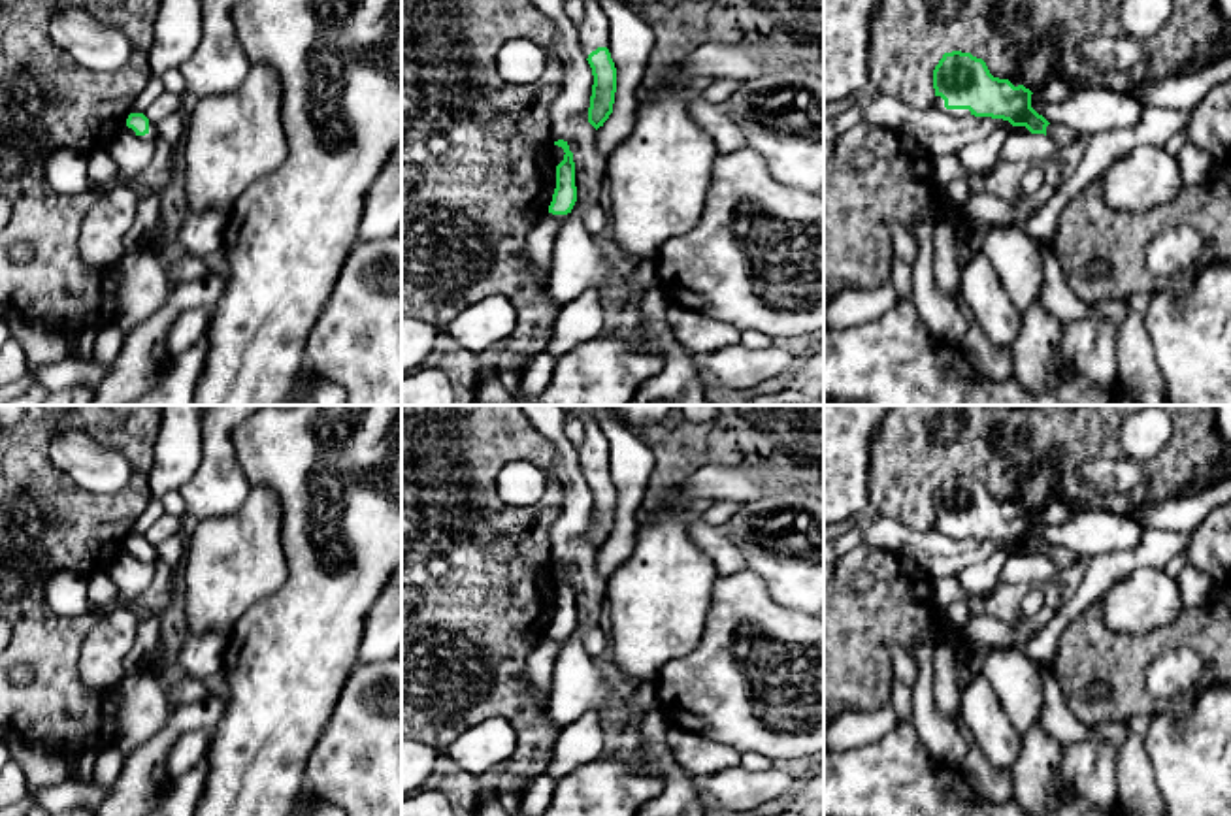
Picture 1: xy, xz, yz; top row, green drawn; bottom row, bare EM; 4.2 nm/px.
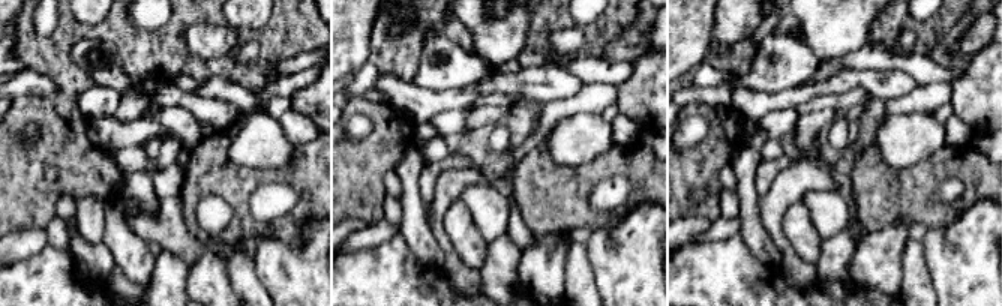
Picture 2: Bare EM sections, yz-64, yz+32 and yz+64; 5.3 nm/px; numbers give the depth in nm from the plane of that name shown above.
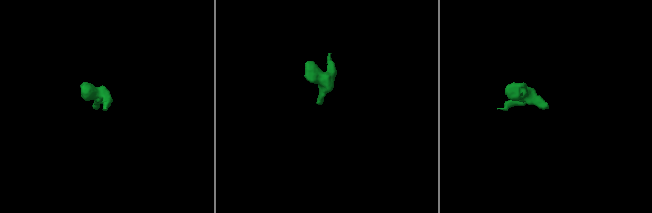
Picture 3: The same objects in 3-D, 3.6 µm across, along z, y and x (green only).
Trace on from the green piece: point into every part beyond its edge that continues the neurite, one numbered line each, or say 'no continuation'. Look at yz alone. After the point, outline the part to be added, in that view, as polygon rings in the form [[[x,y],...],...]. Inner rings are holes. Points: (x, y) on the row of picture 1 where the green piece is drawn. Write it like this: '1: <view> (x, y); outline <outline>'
1: yz (939, 104); outline [[[935,96],[933,107],[939,109],[939,111],[948,113],[950,117],[967,117],[967,115],[971,115],[969,109],[946,109],[944,100],[941,96]]]
2: yz (1058, 132); outline [[[1050,122],[1046,126],[1046,136],[1054,141],[1054,143],[1075,143],[1078,139],[1090,139],[1090,136],[1084,136],[1061,122]]]

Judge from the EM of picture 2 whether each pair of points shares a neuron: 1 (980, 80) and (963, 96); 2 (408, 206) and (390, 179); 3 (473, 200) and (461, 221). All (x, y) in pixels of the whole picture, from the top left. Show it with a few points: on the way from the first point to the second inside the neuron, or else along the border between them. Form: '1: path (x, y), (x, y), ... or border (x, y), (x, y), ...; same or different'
1: path (975, 84), (968, 92); same
2: border (395, 170), (399, 177), (401, 200); different
3: border (461, 198), (483, 237); different

